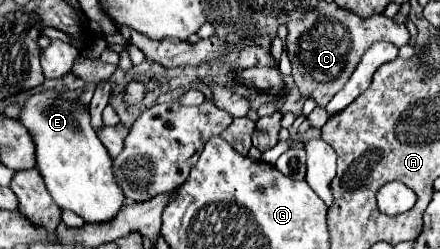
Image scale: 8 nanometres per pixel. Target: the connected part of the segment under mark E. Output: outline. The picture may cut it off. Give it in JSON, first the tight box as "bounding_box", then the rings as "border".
{"bounding_box":[20,89,122,223],"border":[[[56,89],[30,95],[20,107],[20,121],[36,145],[36,169],[60,209],[70,209],[86,223],[110,221],[122,207],[122,189],[114,183],[112,157],[90,125],[90,109],[80,101],[62,99]]]}

